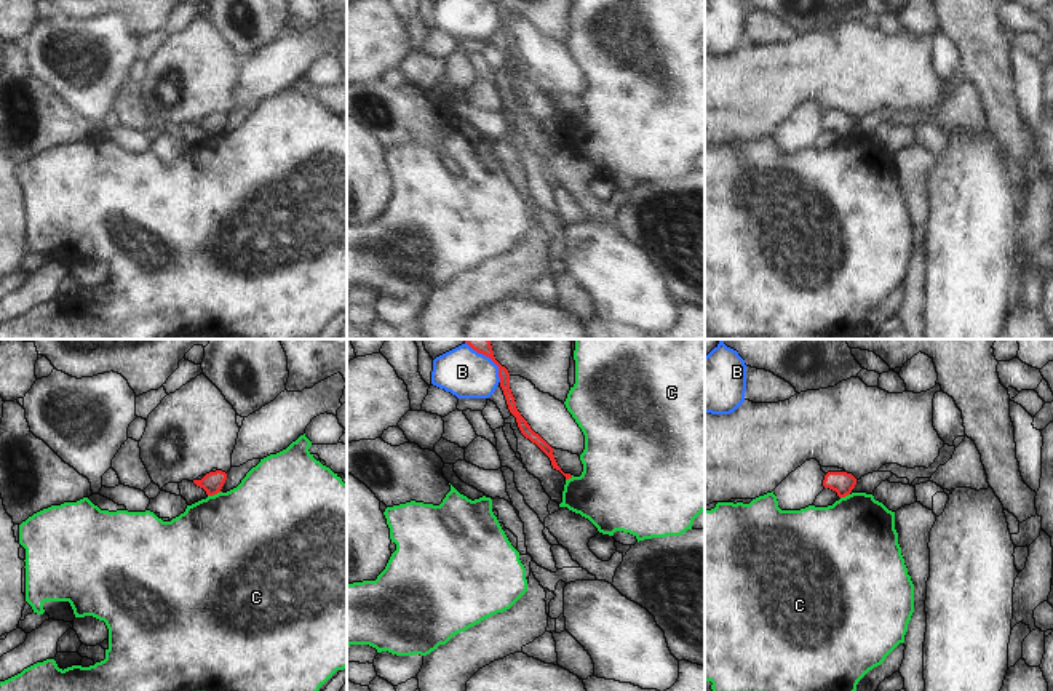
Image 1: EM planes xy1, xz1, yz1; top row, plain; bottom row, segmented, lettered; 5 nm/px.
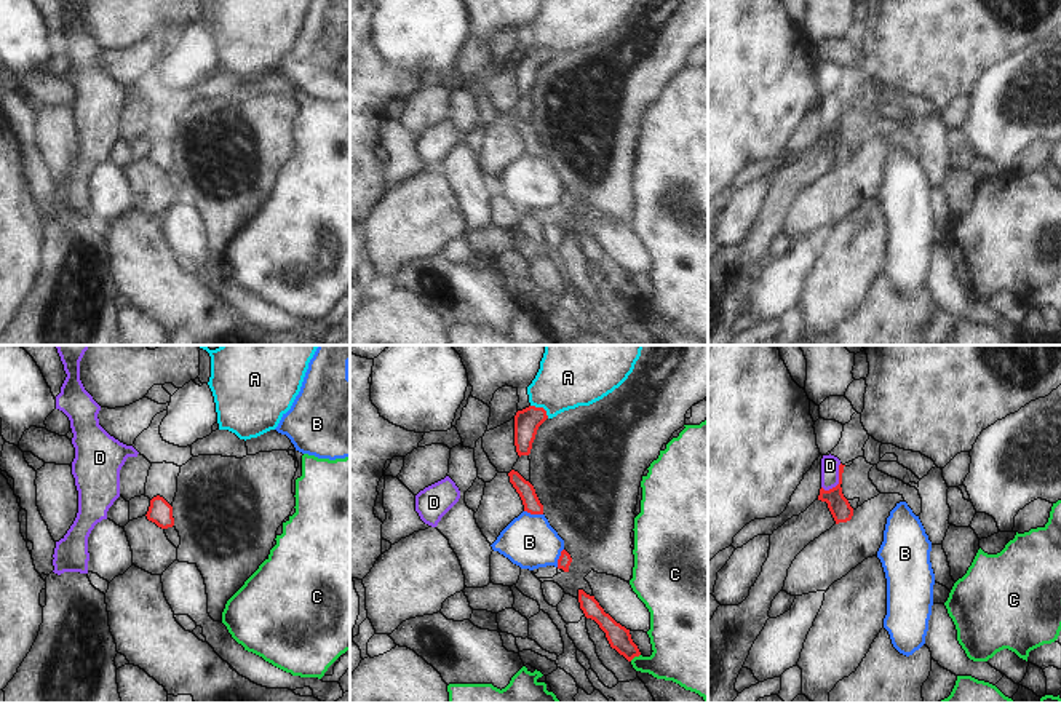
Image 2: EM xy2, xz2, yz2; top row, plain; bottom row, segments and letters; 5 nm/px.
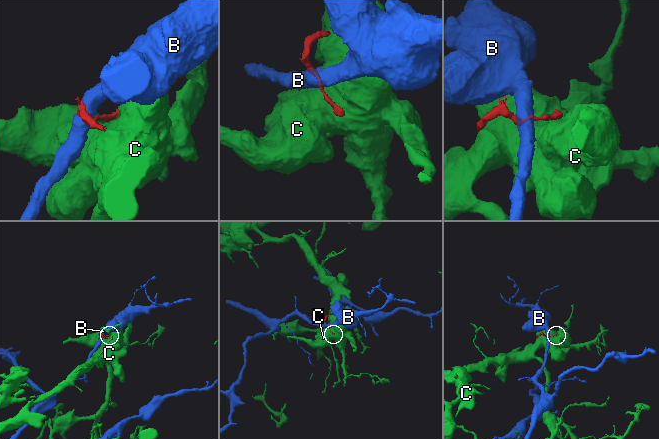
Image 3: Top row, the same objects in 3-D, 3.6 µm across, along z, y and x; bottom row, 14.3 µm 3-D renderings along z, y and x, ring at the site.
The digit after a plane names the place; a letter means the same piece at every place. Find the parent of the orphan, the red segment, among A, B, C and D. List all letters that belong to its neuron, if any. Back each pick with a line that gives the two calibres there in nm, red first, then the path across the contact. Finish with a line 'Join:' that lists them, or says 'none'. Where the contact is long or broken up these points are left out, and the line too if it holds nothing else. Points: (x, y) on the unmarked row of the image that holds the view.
D: Thickness 110 nm (red) against 100 nm. Path across: yz2 (839, 149), (839, 122), (830, 107)
Join: D

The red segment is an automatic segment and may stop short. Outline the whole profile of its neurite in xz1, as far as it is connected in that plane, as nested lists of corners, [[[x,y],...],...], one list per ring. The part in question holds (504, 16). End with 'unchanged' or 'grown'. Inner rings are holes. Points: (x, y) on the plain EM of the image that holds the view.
[[[491,0],[491,2],[499,8],[500,29],[502,29],[502,32],[503,32],[503,37],[505,37],[505,42],[507,42],[507,46],[508,46],[510,54],[516,59],[516,64],[518,64],[518,69],[519,69],[521,75],[523,75],[526,80],[529,80],[532,85],[535,85],[535,86],[550,99],[553,110],[559,112],[559,114],[566,118],[566,122],[572,120],[570,115],[564,115],[564,114],[561,112],[561,109],[558,107],[558,104],[556,104],[556,101],[554,101],[554,96],[553,96],[553,90],[551,90],[538,75],[535,75],[535,74],[530,70],[530,67],[527,66],[527,62],[526,62],[526,61],[521,58],[521,54],[518,53],[515,38],[513,38],[511,30],[510,30],[510,14],[508,14],[508,11],[507,11],[505,8],[502,8],[495,0]]]; unchanged

